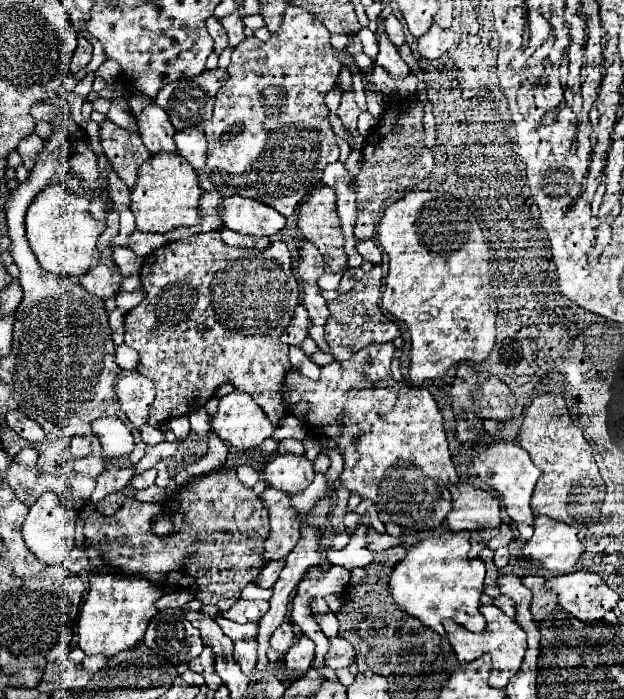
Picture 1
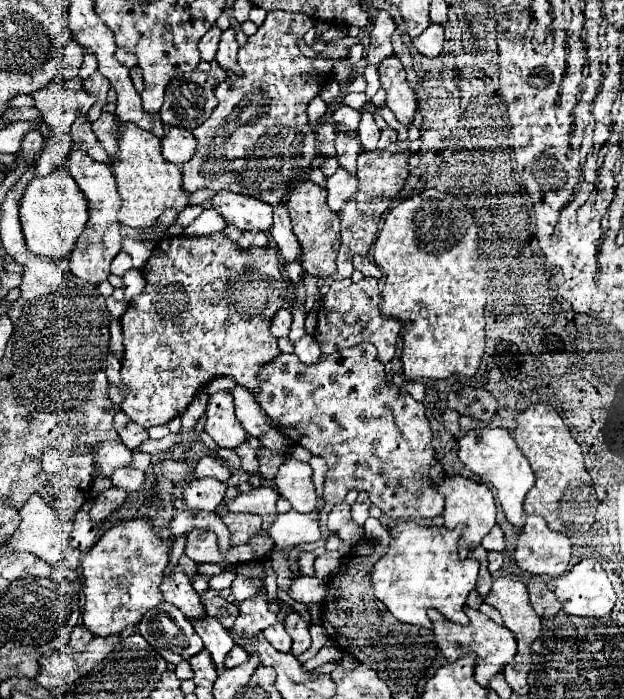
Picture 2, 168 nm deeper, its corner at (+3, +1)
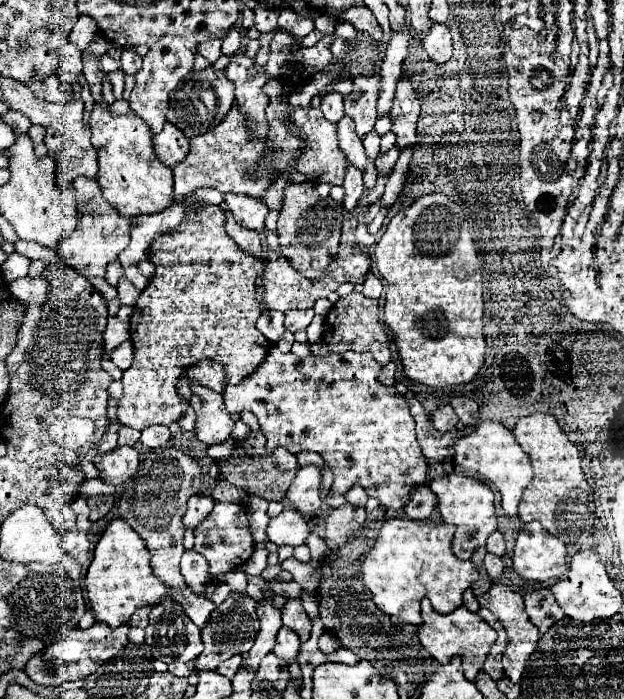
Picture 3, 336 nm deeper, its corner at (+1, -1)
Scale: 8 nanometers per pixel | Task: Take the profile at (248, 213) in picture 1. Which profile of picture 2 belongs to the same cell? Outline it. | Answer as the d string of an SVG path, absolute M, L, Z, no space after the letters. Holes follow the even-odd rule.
M221 190L213 198L213 208L241 232L269 232L273 226L273 208L257 198Z

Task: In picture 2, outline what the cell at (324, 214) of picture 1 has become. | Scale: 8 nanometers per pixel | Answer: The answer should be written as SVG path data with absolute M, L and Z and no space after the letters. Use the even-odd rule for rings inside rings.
M303 182L289 194L287 210L293 222L293 232L297 234L301 248L305 250L305 260L301 262L305 272L321 278L333 276L337 252L341 246L341 234L339 234L339 216L327 206L327 190L315 182Z

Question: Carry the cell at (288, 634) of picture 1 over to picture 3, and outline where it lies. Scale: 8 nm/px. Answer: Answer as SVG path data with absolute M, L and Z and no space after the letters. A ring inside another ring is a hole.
M283 626L283 628L279 630L279 634L277 634L277 644L275 644L273 652L275 652L279 658L287 660L287 662L295 660L295 658L297 658L297 652L299 652L299 636L297 636L291 628Z

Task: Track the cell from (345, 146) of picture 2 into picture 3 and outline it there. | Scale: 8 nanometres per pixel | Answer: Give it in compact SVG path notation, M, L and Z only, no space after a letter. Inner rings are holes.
M349 166L349 168L347 168L345 184L343 184L343 188L345 188L343 208L345 208L347 212L355 210L359 198L363 196L363 190L365 190L365 188L363 188L363 180L361 180L361 176L363 176L363 172L359 172L355 166Z

